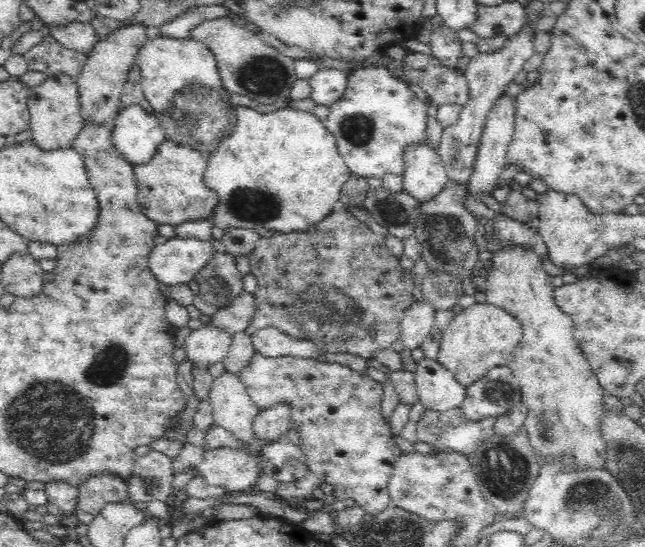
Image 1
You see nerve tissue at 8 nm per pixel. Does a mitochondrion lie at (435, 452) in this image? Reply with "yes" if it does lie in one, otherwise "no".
no

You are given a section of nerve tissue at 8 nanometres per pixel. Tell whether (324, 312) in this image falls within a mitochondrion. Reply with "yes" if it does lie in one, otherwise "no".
yes

